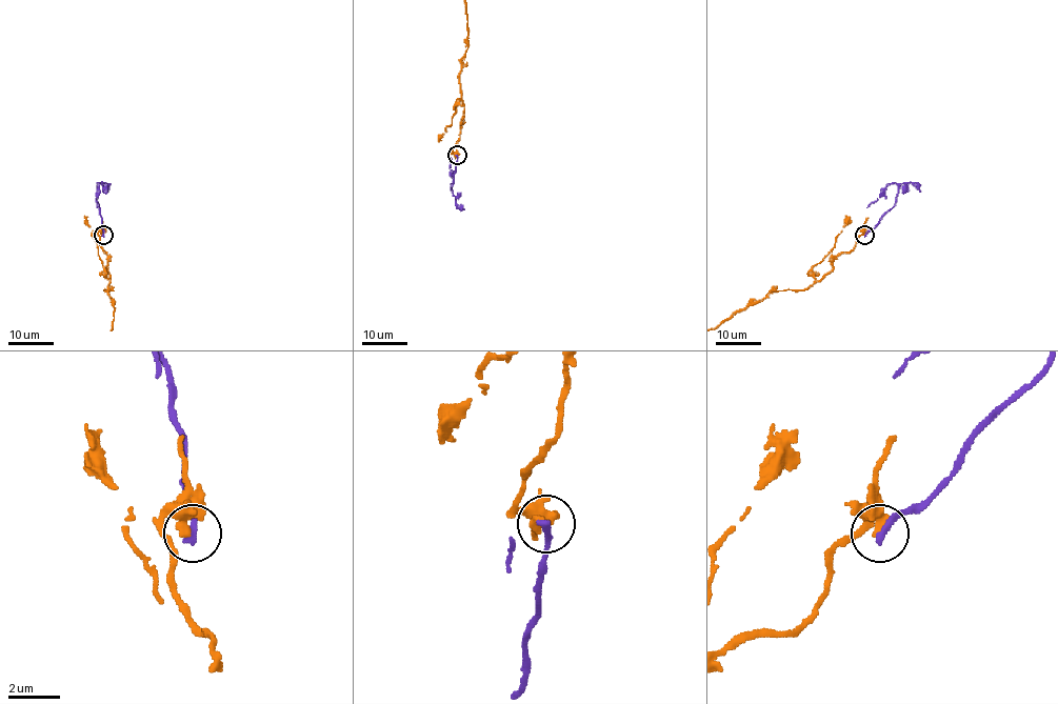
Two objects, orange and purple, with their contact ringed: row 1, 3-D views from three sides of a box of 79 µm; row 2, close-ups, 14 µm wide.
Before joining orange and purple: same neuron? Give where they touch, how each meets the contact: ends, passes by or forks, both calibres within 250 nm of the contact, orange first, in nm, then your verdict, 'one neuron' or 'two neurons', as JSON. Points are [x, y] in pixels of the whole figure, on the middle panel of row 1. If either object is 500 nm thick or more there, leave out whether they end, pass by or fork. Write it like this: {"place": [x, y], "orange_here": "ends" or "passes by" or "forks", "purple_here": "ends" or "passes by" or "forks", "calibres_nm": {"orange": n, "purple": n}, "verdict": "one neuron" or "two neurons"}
{"place": [457, 155], "orange_here": "ends", "purple_here": "ends", "calibres_nm": {"orange": 480, "purple": 300}, "verdict": "two neurons"}

